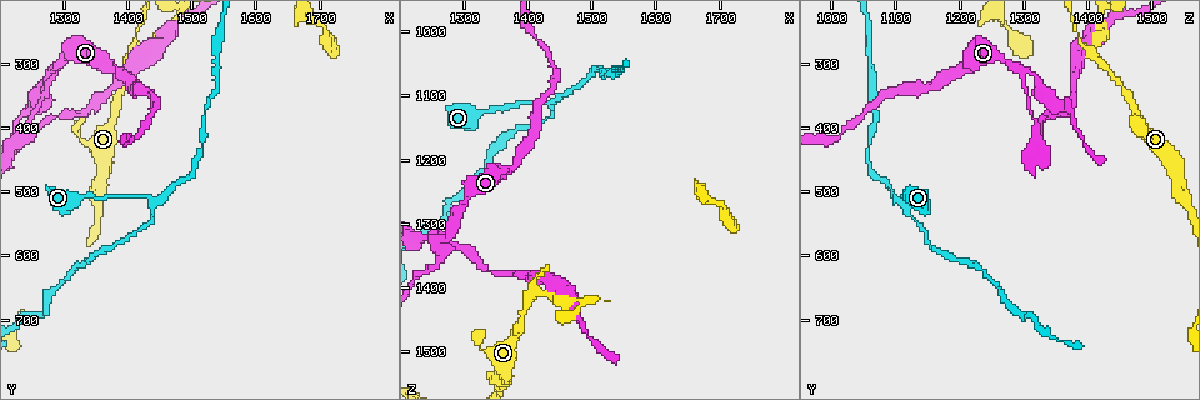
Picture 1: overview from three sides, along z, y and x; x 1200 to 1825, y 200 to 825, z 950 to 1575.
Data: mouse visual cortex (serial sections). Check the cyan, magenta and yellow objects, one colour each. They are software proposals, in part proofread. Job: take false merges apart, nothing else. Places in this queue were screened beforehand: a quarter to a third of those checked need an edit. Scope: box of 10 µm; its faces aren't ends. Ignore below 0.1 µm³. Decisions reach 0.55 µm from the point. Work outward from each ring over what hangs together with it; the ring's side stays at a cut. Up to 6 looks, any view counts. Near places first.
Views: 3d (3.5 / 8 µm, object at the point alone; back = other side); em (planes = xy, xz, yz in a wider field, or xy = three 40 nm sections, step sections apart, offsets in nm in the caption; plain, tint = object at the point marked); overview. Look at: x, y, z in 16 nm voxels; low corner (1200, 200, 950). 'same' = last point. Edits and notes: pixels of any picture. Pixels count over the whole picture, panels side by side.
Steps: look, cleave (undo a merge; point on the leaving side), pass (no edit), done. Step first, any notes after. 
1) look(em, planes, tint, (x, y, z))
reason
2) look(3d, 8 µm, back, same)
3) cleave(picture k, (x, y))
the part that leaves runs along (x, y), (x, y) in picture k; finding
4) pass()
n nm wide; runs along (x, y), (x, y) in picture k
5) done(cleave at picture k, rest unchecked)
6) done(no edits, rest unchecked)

look(3d, 3.5 µm, (1285, 315, 1295))

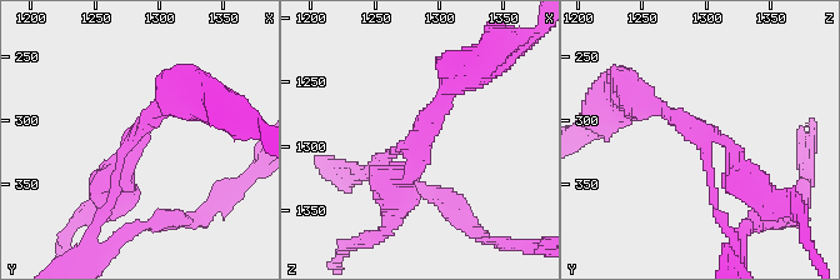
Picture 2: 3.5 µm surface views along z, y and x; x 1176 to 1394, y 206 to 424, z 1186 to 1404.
pass()
runs along (638, 98), (695, 133), (714, 205) in picture 2; all the same cell

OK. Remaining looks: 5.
look(3d, 3.5 µm, (1410, 290, 1405))
branch point

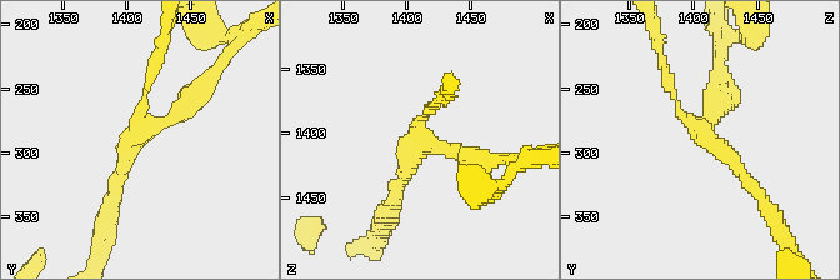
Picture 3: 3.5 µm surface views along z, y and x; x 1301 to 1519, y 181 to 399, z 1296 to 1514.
look(em, xy, step 1, tint, (1412, 286, 1410))

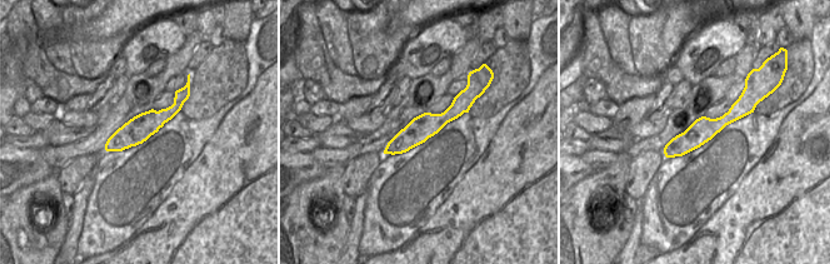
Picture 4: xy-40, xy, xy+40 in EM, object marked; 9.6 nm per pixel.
pass()
runs along (748, 110), (738, 110), (668, 153) in picture 4; one cell here

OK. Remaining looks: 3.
look(3d, 3.5 µm, (1435, 515, 1110))
sharp bend

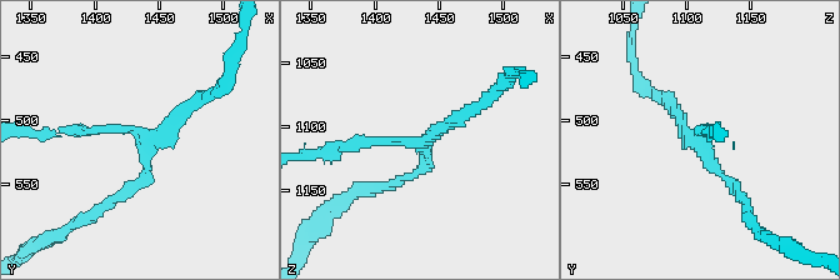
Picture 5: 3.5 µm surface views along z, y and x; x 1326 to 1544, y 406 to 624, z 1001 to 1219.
look(em, xy, step 5, tint, (1436, 514, 1112))
3 arms; arms of 100, 150, 150 nm

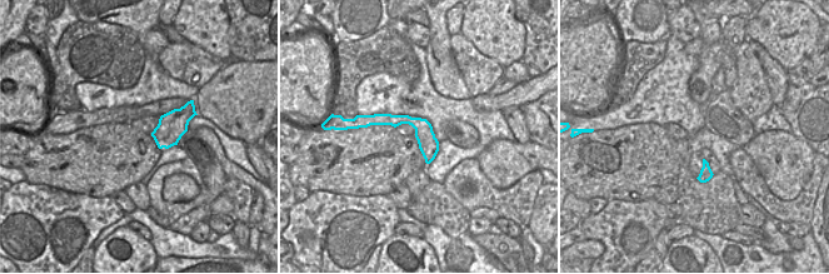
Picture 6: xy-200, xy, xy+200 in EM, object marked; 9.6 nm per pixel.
pass()
runs along (708, 134), (704, 156), (743, 199) in picture 5; continuous, no second cell

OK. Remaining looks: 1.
done(no edits, rest unchecked)

